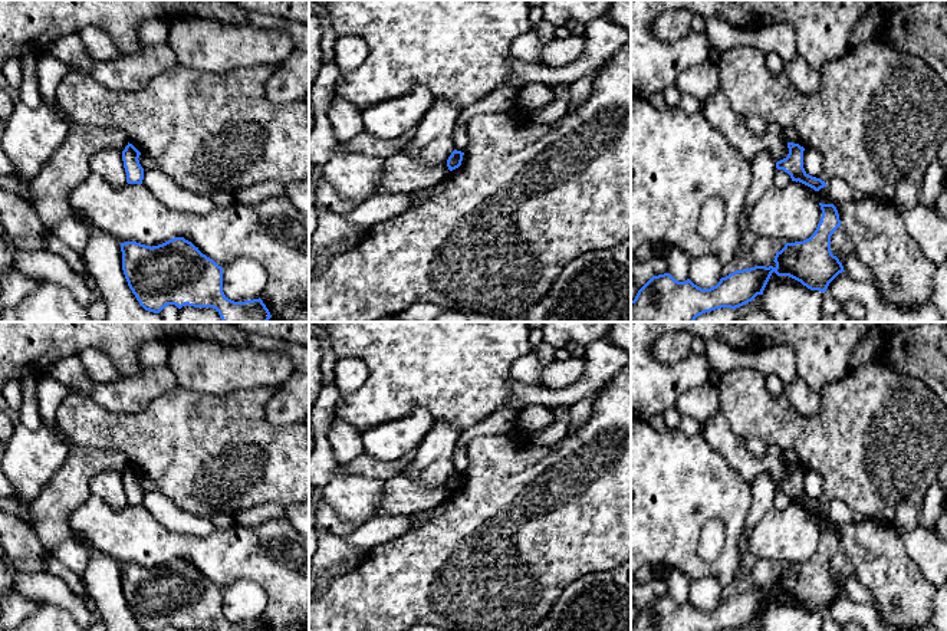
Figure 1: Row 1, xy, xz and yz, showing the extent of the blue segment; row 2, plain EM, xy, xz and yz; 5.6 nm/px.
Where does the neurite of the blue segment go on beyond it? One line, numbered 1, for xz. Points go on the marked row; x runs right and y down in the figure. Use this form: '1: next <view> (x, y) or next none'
1: next none

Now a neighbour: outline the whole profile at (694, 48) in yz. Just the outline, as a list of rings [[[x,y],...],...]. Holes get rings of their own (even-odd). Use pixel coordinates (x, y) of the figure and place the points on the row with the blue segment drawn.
[[[631,0],[631,92],[648,99],[654,92],[662,92],[690,66],[708,60],[713,45],[706,33],[690,32],[680,40],[660,42],[652,30],[657,17],[668,10],[690,10],[693,14],[720,17],[739,29],[763,29],[777,22],[790,23],[799,40],[799,56],[819,70],[828,62],[836,60],[849,49],[849,36],[865,10],[878,0]]]

